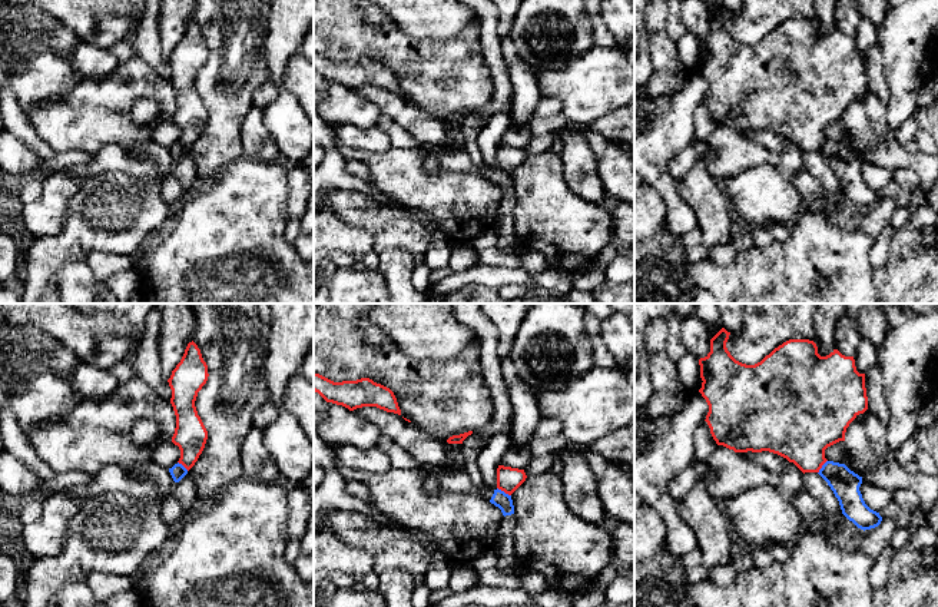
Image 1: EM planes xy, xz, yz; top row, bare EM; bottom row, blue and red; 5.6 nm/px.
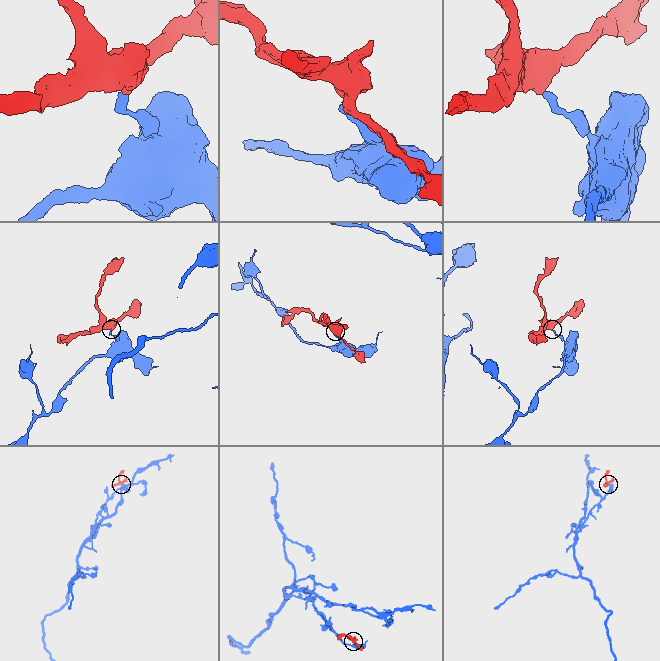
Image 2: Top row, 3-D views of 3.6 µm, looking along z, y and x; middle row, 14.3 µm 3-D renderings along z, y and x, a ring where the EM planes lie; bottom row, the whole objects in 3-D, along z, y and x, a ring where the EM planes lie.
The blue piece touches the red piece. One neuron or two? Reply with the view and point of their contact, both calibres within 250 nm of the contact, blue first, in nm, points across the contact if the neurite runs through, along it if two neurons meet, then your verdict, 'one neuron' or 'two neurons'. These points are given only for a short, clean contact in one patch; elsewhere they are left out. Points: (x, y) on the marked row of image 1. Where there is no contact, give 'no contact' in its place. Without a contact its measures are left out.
contact xz (503, 491); calibres 90 and 140 nm; border xz (497, 487), (510, 496); two neurons

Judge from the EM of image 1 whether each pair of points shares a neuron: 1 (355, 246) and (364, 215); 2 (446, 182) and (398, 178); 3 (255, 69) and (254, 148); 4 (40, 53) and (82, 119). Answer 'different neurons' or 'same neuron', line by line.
1: different neurons
2: same neuron
3: different neurons
4: different neurons

